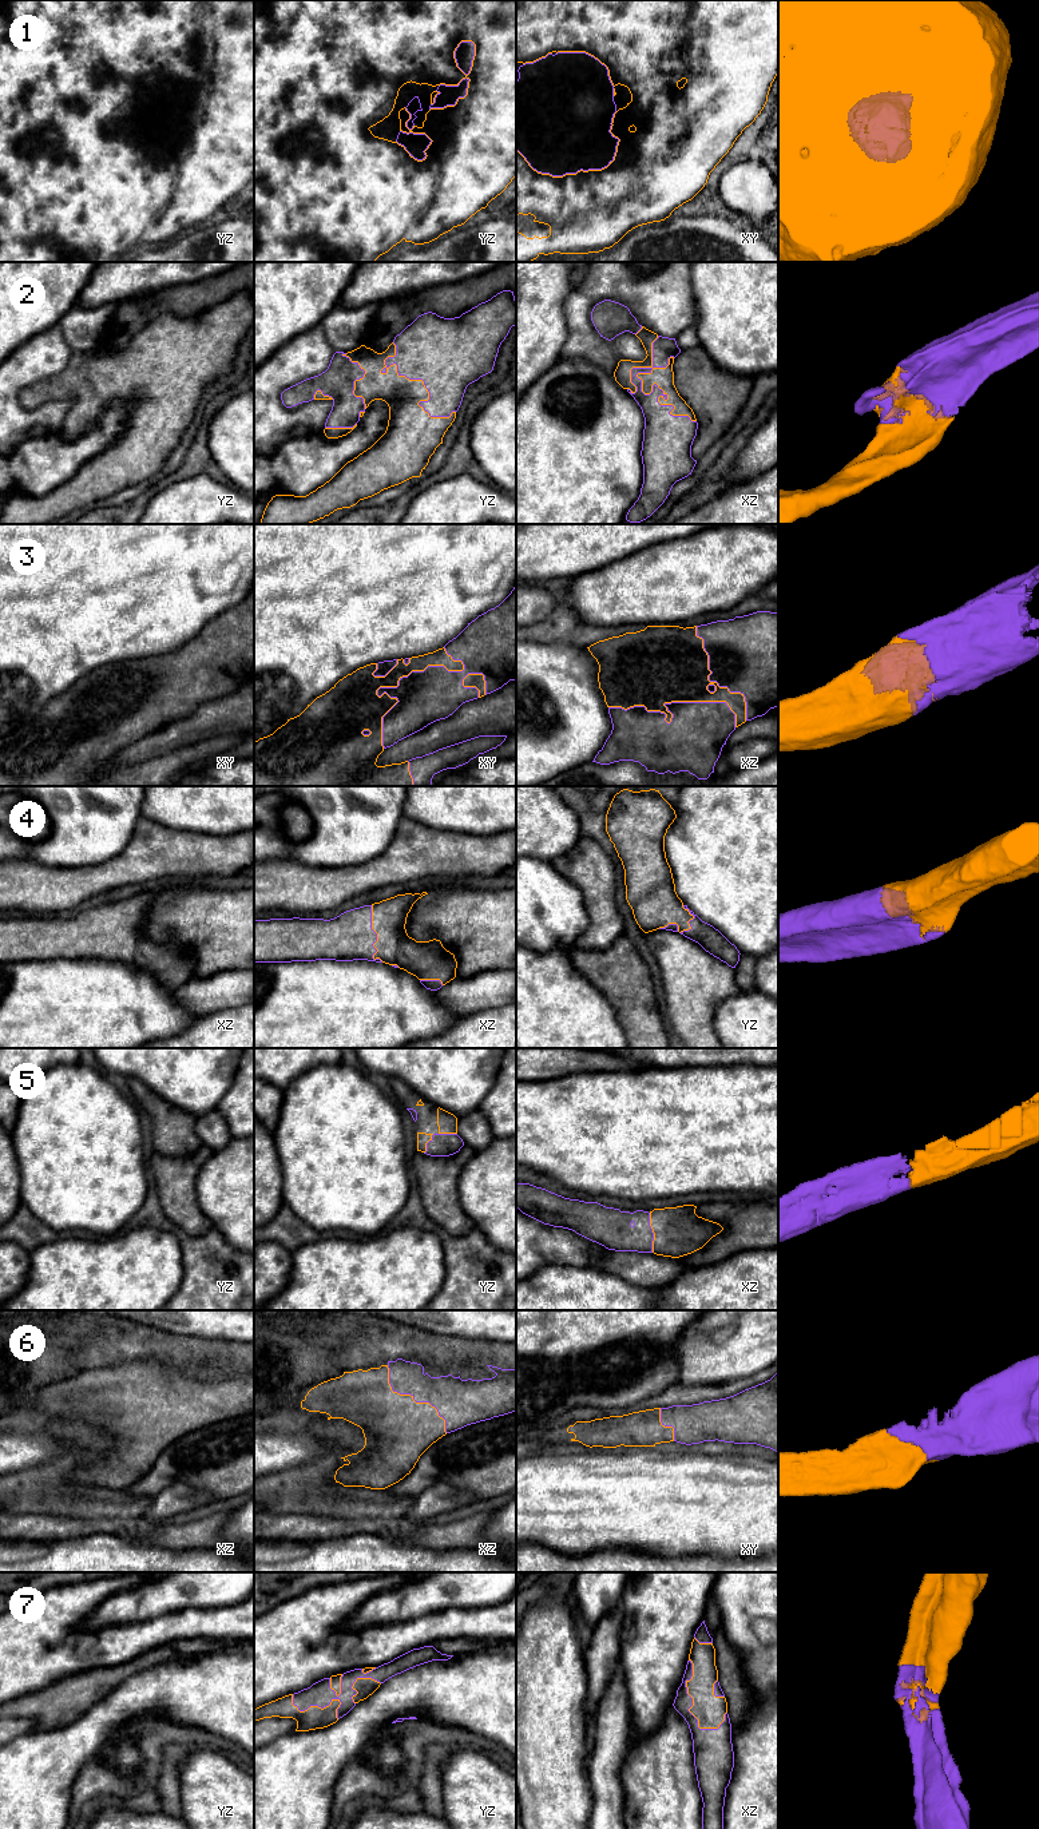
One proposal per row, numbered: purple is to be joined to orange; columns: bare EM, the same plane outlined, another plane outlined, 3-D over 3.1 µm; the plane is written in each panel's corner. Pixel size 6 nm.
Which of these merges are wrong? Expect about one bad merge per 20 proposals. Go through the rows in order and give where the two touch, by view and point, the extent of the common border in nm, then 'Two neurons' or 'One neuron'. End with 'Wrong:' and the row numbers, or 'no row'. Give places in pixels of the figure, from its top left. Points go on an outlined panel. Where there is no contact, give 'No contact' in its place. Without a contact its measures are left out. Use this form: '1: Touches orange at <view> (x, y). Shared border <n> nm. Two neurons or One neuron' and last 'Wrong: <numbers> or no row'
1: Touches orange at yz (468, 86). Shared border 500 nm. One neuron
2: Touches orange at xz (650, 392). Shared border 550 nm. One neuron
3: Touches orange at xy (397, 683). Shared border 700 nm. One neuron
4: Touches orange at yz (678, 929). Shared border 240 nm. One neuron
5: Touches orange at xz (653, 1232). Shared border 240 nm. One neuron
6: Touches orange at xz (412, 1399). Shared border 550 nm. One neuron
7: Touches orange at yz (326, 1706). Shared border 360 nm. One neuron
Wrong: no row

